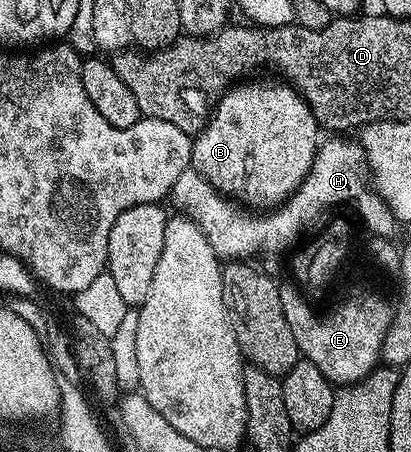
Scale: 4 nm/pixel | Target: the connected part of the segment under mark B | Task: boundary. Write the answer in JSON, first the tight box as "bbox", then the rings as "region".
{"bbox":[191,84,322,208],"region":[[[287,84],[281,86],[233,85],[225,90],[204,123],[203,130],[195,135],[192,144],[191,169],[197,170],[221,194],[249,208],[275,208],[294,191],[312,170],[322,127],[316,122],[314,112],[306,100]]]}

